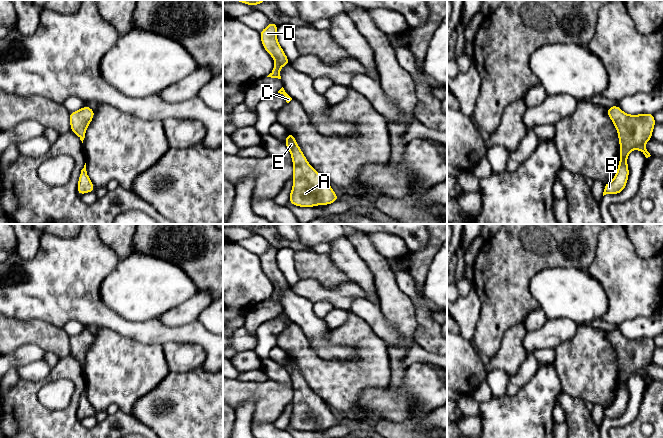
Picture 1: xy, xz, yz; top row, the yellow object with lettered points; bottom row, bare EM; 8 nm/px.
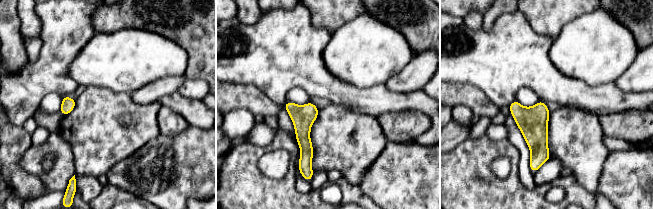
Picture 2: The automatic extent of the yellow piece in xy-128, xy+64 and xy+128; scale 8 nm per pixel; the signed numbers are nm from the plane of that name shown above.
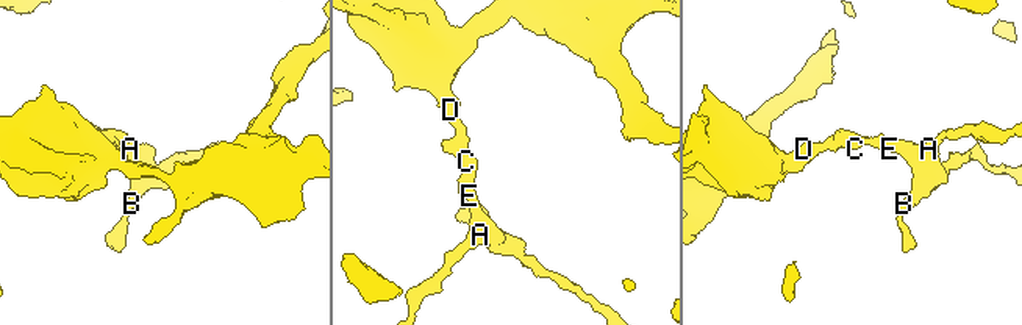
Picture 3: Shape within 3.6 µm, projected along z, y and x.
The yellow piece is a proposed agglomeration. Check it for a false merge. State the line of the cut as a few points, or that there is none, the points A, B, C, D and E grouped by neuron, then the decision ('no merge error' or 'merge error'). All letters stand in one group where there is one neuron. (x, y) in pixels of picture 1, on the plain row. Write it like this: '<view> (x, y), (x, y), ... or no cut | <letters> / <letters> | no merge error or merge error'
no cut | A B C D E | no merge error

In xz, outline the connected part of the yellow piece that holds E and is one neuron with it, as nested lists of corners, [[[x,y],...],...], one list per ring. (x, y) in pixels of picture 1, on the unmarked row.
[[[288,357],[284,368],[290,375],[294,389],[289,426],[299,431],[315,431],[319,428],[328,430],[338,425],[340,422],[328,405],[307,386],[295,360]]]

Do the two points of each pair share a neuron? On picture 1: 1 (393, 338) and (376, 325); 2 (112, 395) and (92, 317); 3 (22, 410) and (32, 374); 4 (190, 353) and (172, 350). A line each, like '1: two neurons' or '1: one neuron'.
1: one neuron
2: two neurons
3: two neurons
4: one neuron

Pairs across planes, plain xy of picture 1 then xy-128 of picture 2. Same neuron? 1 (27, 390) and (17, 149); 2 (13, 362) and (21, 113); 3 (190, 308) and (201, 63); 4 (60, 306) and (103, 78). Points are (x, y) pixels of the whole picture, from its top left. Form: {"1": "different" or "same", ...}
{"1": "different", "2": "different", "3": "different", "4": "different"}

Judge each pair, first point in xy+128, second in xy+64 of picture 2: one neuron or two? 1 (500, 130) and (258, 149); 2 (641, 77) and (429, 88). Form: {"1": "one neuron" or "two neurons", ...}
{"1": "two neurons", "2": "two neurons"}

